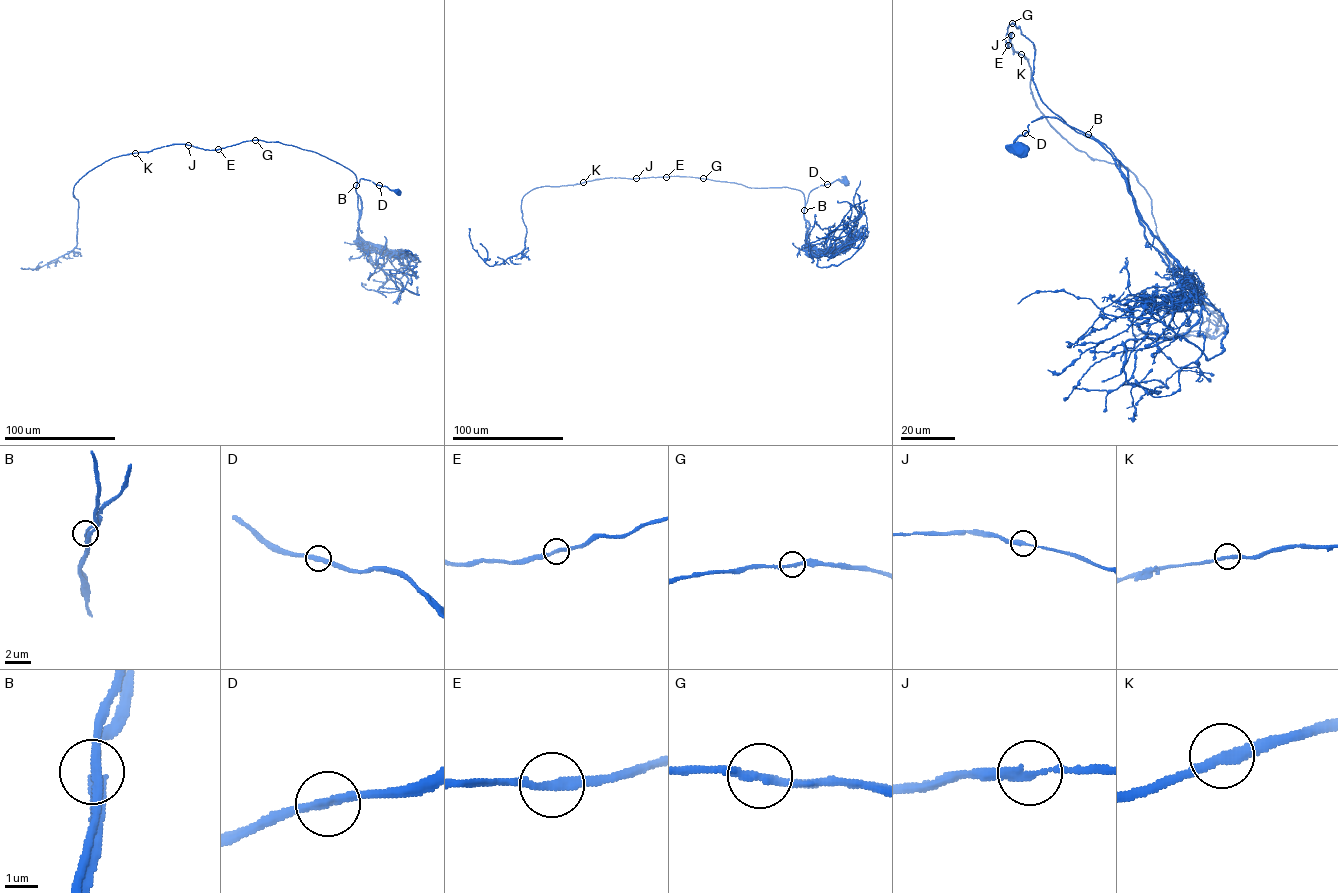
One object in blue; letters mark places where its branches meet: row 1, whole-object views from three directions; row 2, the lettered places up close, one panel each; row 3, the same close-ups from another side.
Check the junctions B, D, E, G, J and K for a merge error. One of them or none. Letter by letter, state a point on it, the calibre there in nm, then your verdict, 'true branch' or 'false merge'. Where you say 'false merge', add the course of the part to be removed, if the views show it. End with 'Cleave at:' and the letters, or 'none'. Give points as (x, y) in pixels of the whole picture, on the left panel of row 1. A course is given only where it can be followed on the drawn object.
B: at (356, 185); 200 nm thick; true branch
D: at (379, 185); 280 nm thick; true branch
E: at (218, 149); 240 nm thick; true branch
G: at (255, 140); 220 nm thick; true branch
J: at (188, 145); 240 nm thick; true branch
K: at (135, 153); 260 nm thick; true branch
Cleave at: none

